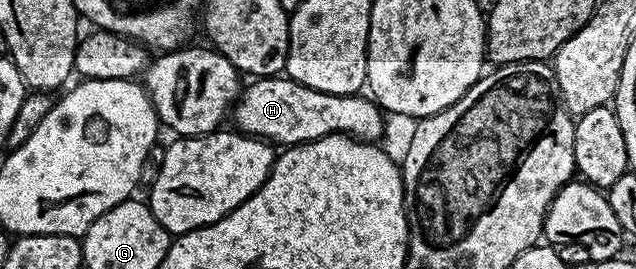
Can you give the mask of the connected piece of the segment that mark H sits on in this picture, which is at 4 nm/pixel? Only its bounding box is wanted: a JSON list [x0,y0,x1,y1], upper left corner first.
[231,75,387,147]

